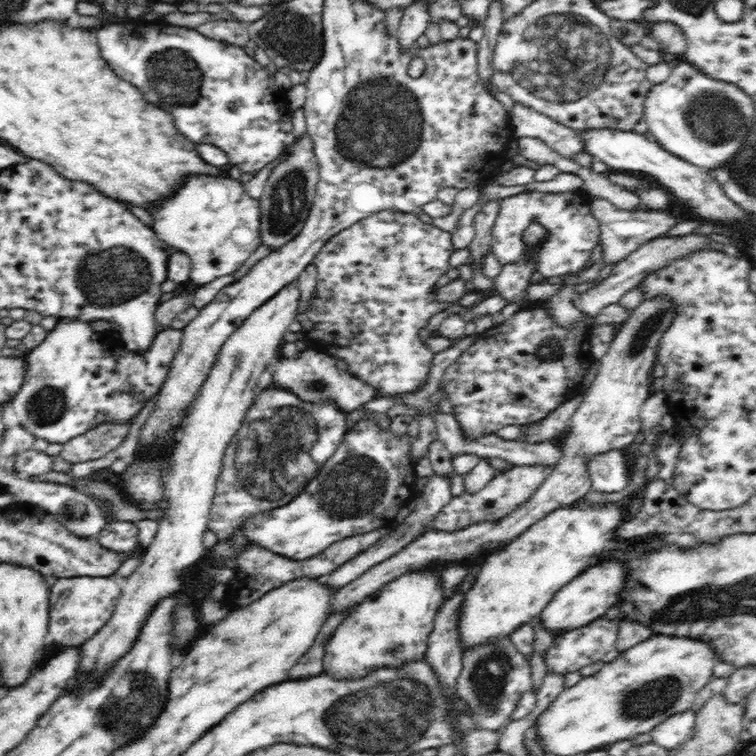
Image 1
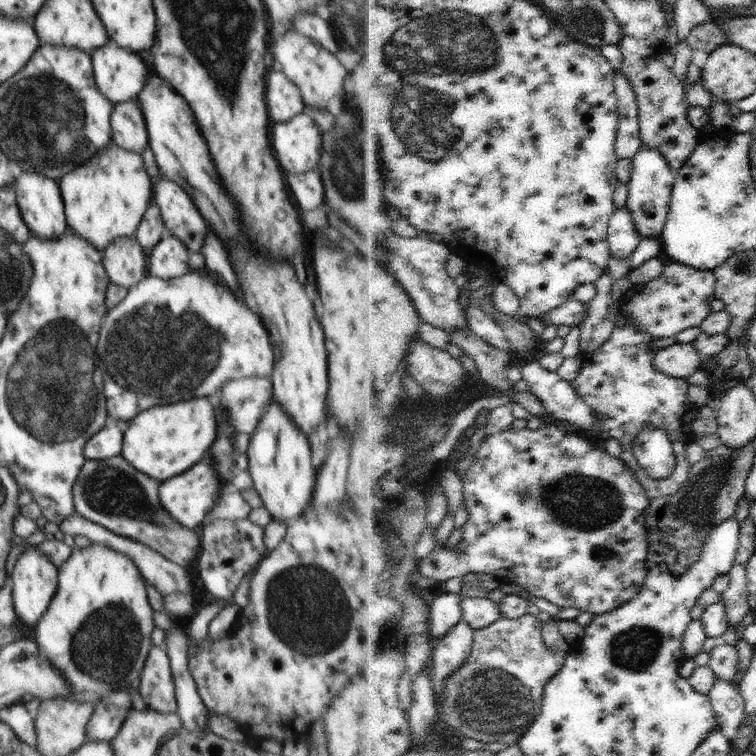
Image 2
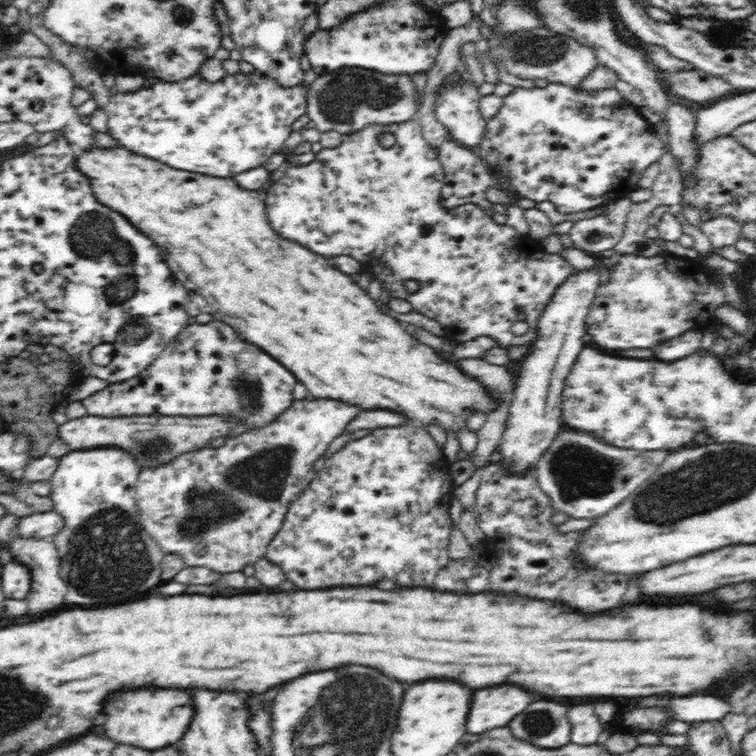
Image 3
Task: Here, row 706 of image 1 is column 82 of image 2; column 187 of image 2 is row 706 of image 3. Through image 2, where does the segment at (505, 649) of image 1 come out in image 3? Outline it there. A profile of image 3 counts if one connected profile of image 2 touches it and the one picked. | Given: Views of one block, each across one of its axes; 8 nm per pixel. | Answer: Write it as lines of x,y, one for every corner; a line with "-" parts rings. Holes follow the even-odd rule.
531,702
528,708
525,708
519,715
516,715
507,727
512,735
517,739
525,740
534,744
534,746
542,748
560,748
565,744
570,743
570,722
566,720
566,712
568,708
556,702

